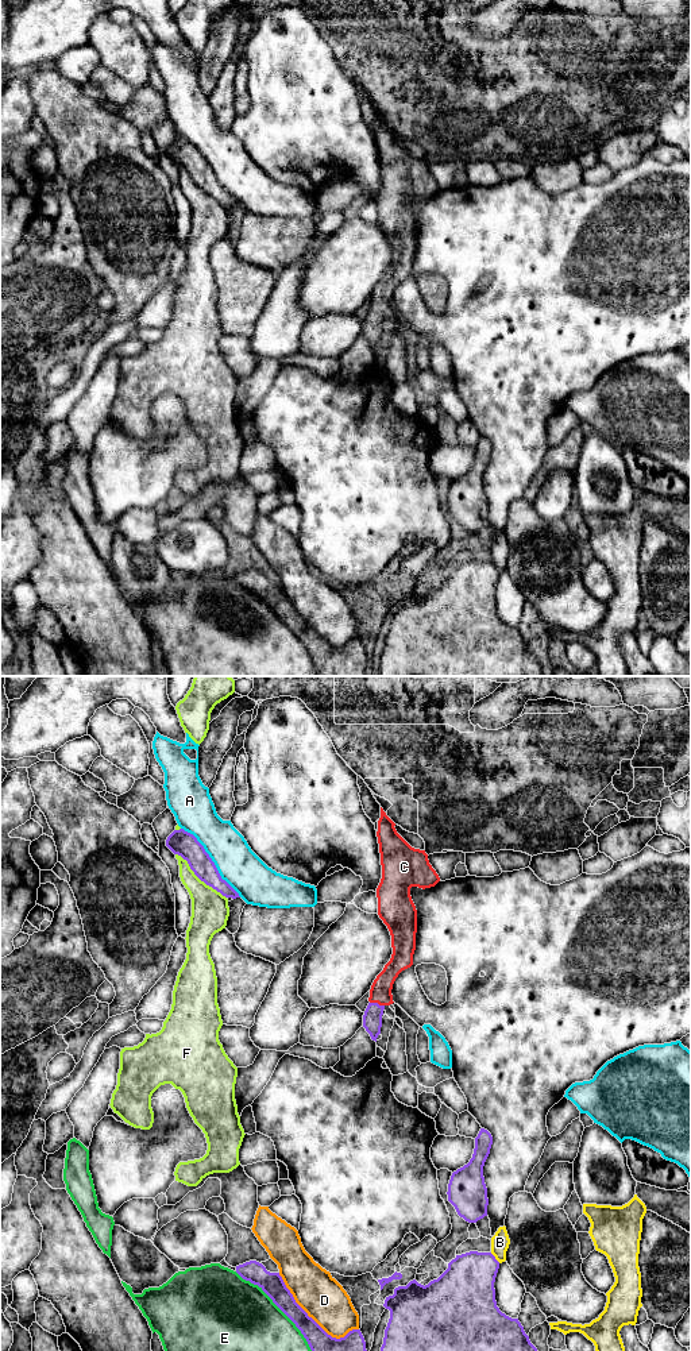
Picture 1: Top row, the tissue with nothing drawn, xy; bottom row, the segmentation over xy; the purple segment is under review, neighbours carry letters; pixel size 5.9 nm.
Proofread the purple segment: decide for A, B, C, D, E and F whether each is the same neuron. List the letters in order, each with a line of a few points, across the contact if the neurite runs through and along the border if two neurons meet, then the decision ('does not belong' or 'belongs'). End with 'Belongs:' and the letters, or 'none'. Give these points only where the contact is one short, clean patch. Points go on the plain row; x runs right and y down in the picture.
A: does not belong
B: does not belong
C: line xy (373, 324), (377, 312), (381, 298); belongs
D: does not belong
E: does not belong
F: does not belong
Belongs: C

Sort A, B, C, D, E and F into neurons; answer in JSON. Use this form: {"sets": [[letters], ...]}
{"sets": [["A"], ["B"], ["C"], ["D"], ["E"], ["F"]]}

